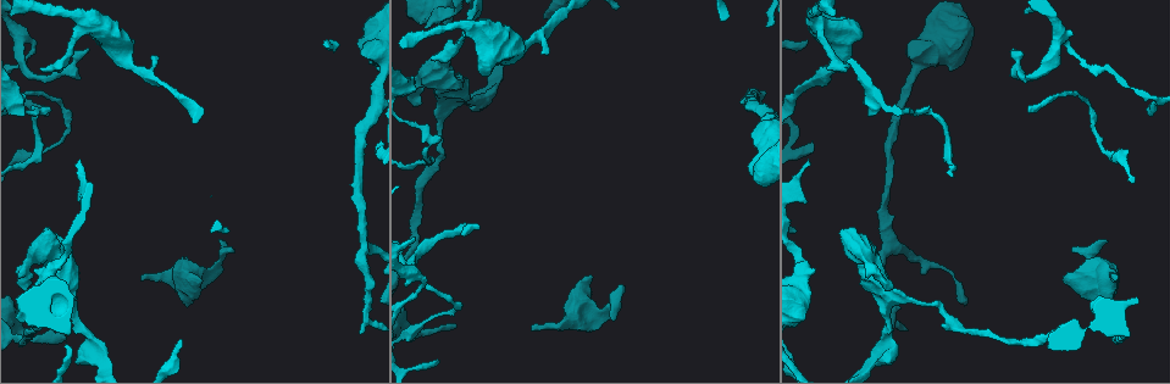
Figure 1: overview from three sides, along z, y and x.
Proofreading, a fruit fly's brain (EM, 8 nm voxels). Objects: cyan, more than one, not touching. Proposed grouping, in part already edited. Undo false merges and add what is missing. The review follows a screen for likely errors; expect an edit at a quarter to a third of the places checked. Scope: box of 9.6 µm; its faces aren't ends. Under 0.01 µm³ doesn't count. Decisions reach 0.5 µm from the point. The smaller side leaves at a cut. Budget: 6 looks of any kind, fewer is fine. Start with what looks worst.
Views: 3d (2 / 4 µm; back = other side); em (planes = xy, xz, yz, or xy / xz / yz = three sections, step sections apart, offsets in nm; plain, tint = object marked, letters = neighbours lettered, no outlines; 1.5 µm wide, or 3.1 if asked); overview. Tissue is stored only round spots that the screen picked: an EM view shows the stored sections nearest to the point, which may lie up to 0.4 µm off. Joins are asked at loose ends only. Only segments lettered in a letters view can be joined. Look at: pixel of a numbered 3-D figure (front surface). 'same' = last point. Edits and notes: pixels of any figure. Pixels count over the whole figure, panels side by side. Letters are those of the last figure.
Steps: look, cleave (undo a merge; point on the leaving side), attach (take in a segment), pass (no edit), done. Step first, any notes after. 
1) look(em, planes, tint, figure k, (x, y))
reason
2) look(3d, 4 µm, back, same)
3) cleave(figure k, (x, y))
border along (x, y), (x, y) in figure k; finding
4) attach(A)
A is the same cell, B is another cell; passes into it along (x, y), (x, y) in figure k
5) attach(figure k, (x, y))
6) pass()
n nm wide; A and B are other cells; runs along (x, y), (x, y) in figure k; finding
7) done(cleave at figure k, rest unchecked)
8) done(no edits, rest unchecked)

look(em, xy, step 8, tint, figure 1, (203, 280))
thick end

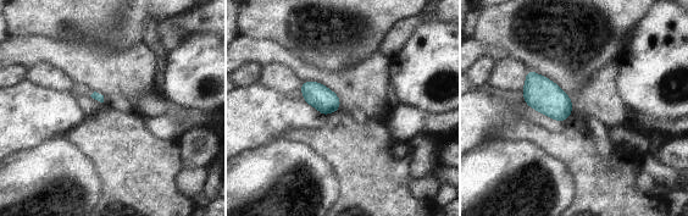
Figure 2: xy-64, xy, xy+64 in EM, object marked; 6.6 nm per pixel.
look(em, planes, letters, same)

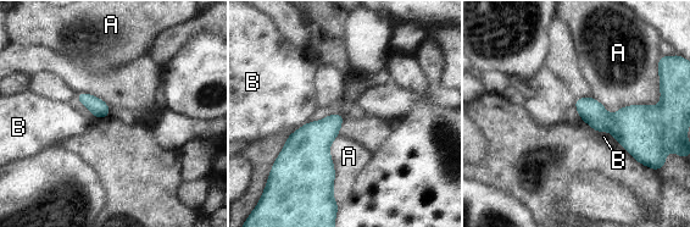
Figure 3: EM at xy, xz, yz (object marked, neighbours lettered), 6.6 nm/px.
pass()
A touches over 460 nm; A and B are other cells; no lettered segment goes on from it

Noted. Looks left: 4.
look(3d, 4 µm, figure 1, (548, 54))
branch stops here

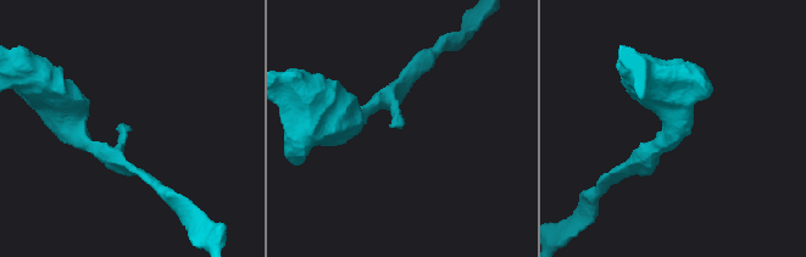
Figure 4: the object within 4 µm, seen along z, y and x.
look(em, planes, letters, figure 4, (399, 126))

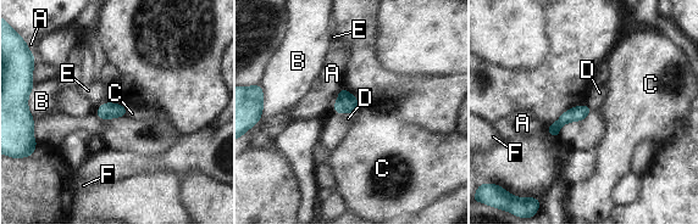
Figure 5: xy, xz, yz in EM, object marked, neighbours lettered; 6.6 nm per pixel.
pass()
A, B, C, D, E and F are other cells; border along (358, 111), (339, 113) in figure 5; no lettered segment goes on from it

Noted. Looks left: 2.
look(3d, 2 µm, figure 1, (140, 280))
an open end

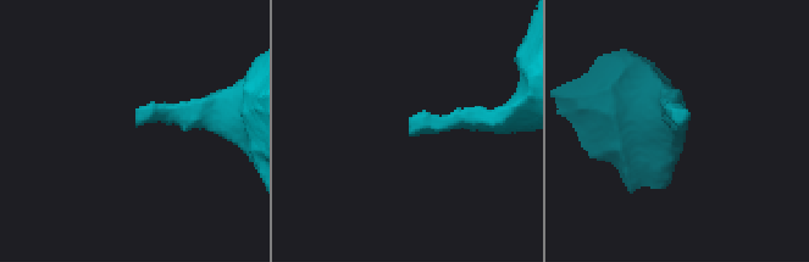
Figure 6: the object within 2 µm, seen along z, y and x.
look(em, planes, letters, figure 6, (136, 123))

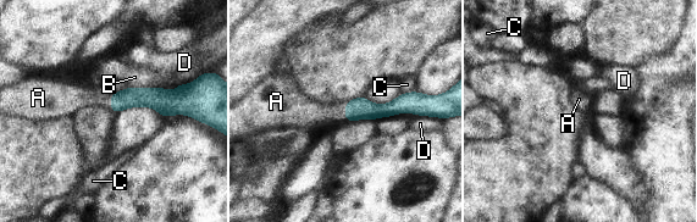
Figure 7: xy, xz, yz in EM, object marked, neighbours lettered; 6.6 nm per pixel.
attach(A)
130 nm wide; A is the same cell, B, C and D are other cells; passes into it along (358, 109), (346, 110), (308, 112) in figure 7; it goes on there

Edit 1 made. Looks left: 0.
done(attach at figure 7, rest unchecked)

